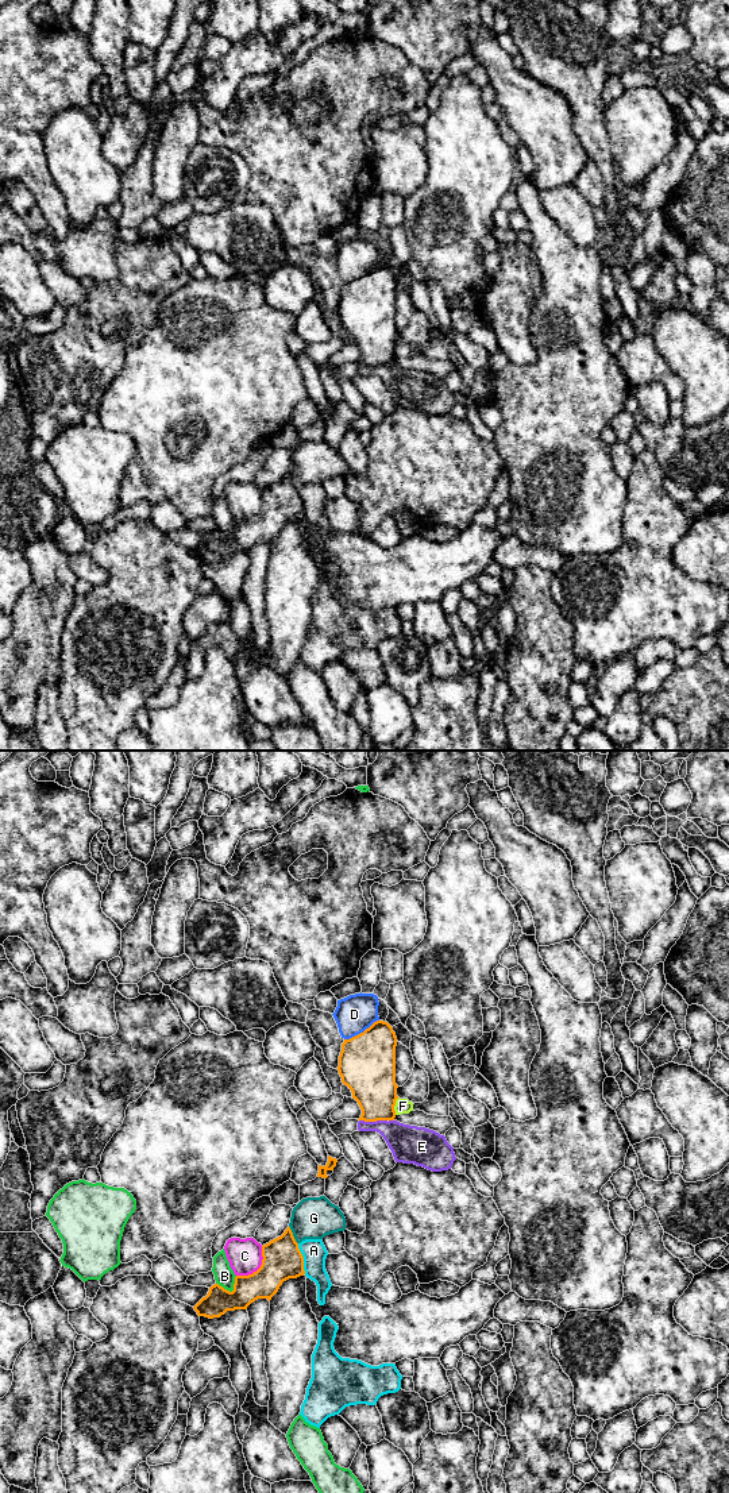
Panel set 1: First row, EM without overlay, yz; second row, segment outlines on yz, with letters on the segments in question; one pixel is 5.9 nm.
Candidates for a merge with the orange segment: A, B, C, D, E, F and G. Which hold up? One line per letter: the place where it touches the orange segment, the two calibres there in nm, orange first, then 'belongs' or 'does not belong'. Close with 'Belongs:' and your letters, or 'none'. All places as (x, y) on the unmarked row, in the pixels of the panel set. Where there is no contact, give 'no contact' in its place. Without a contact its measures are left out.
A: meets orange in yz at (303, 502); 240 nm thick on the orange side, 140 nm on the other; does not belong
B: meets orange in yz at (232, 535); 180 nm thick on the orange side, 120 nm on the other; does not belong
C: meets orange in yz at (259, 512); 240 nm thick on the orange side, 200 nm on the other; does not belong
D: meets orange in yz at (361, 277); 340 nm thick on the orange side, 220 nm on the other; does not belong
E: meets orange in yz at (373, 365); 280 nm thick on the orange side, 220 nm on the other; does not belong
F: meets orange in yz at (394, 348); 300 nm thick on the orange side, 100 nm on the other; does not belong
G: meets orange in yz at (292, 479); 240 nm thick on the orange side, 260 nm on the other; does not belong
Belongs: none

